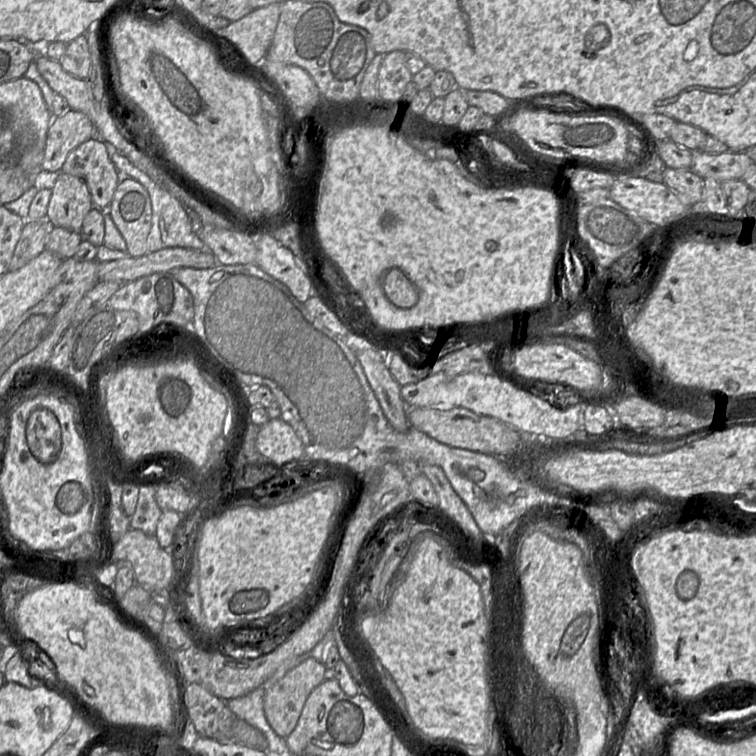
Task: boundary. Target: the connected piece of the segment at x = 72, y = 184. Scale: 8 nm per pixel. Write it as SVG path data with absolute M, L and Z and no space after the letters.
M59 172L48 204L47 218L54 227L81 232L83 220L94 207L86 183Z

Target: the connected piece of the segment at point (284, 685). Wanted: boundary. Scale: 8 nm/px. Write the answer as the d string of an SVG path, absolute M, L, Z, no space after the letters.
M308 658L289 670L281 679L265 690L263 709L265 717L275 733L286 738L295 728L304 704L314 688L324 681L325 665Z

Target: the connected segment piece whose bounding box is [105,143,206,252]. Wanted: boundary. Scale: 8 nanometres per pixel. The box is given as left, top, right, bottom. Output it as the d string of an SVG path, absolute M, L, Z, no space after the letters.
M105 143L105 145L117 170L138 181L149 194L152 206L152 224L148 236L148 252L156 252L170 247L206 249L203 241L194 232L192 222L180 202L167 190L156 184L147 174L135 167L126 157L119 154L112 144Z

